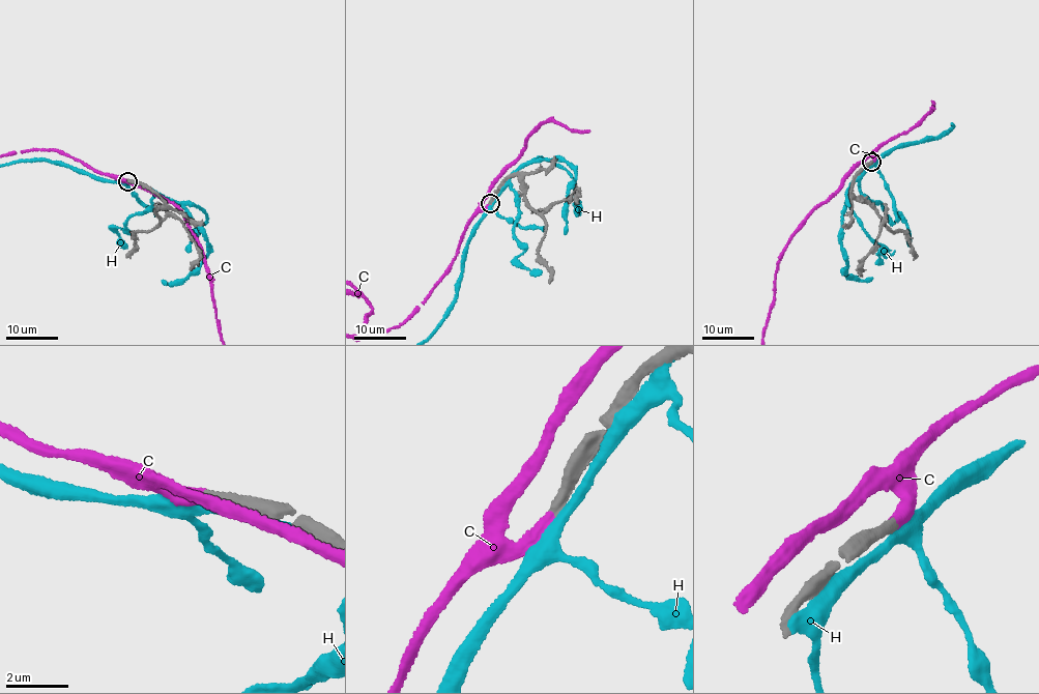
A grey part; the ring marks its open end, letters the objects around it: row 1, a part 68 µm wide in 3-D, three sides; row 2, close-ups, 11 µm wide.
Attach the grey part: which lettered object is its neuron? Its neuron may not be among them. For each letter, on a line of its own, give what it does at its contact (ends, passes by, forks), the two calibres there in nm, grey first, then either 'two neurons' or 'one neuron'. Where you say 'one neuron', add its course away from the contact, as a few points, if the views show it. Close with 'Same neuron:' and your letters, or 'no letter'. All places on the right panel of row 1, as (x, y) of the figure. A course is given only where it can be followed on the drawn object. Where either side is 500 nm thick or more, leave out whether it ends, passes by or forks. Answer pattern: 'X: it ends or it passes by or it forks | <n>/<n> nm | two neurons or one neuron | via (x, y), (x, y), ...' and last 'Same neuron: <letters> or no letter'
C: it ends | 400/440 nm | one neuron
H: it passes by | 420/320 nm | two neurons
Same neuron: C

